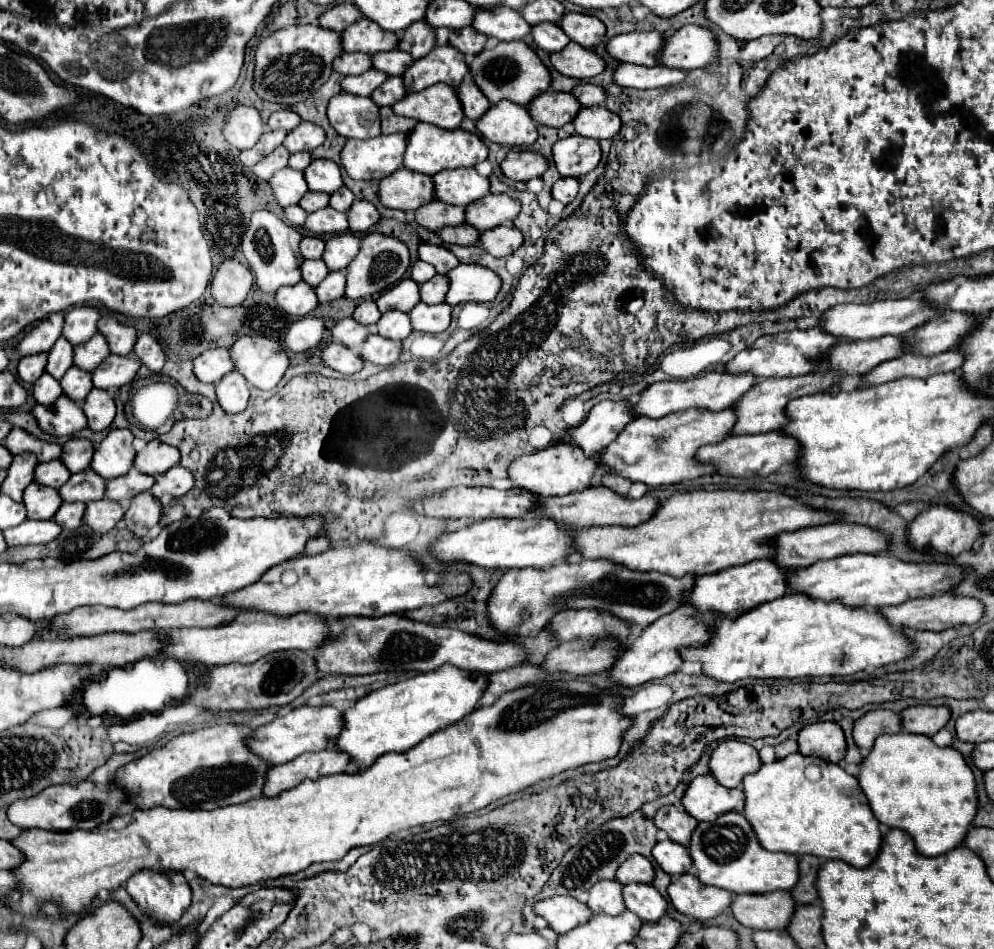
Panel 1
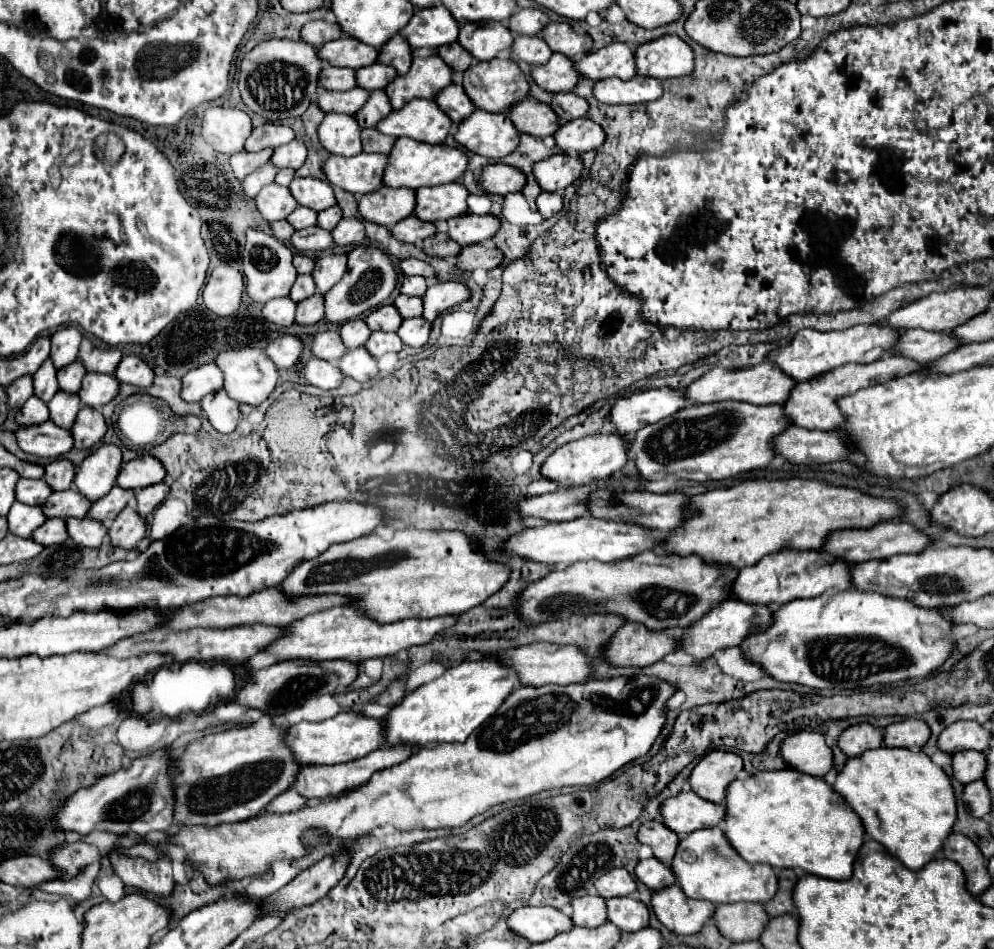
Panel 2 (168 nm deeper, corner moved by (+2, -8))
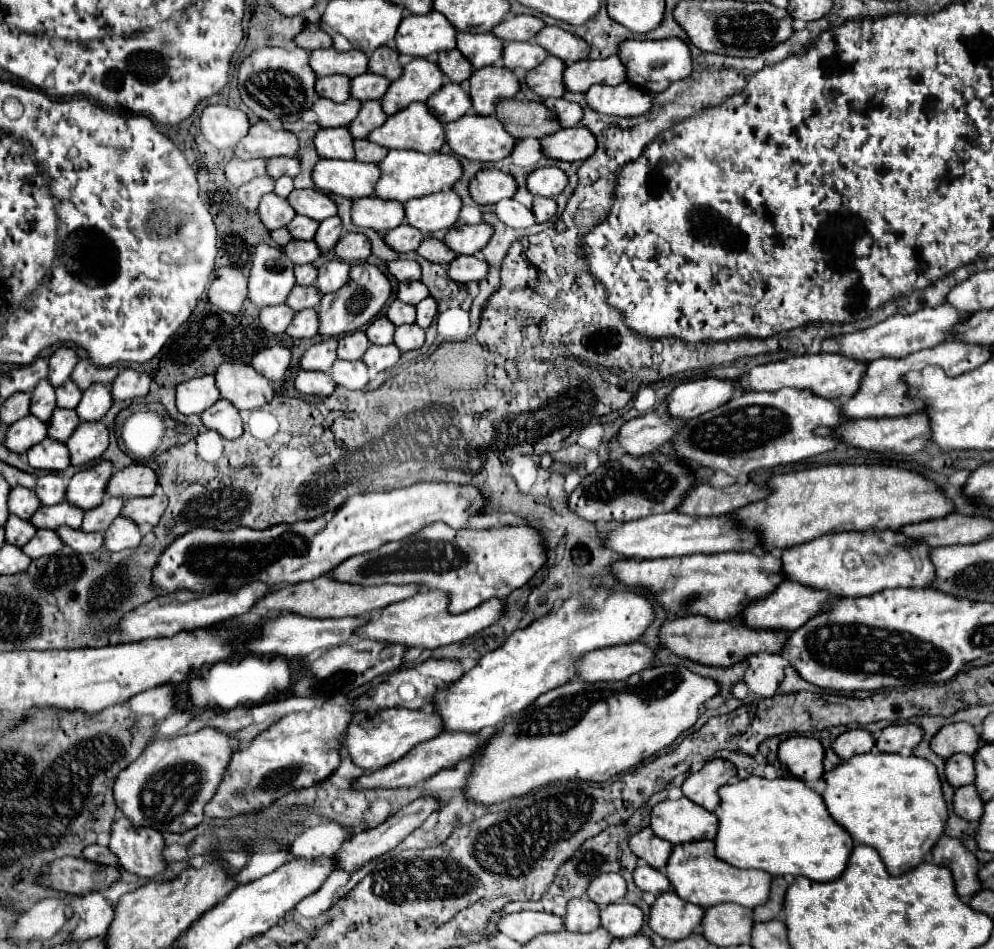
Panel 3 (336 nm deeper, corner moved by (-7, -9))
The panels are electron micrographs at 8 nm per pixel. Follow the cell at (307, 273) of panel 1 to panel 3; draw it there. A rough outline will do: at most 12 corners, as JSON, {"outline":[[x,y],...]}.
{"outline":[[295,285],[287,297],[293,311],[317,307],[321,293],[315,285]]}

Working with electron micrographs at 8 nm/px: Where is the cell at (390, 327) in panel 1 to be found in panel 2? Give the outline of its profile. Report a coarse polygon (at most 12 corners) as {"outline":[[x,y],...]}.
{"outline":[[374,332],[364,348],[380,358],[400,352],[402,340],[394,332]]}

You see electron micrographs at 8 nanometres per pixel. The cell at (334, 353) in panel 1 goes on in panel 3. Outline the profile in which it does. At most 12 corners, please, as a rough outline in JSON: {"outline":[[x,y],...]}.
{"outline":[[299,371],[299,393],[331,395],[335,381],[323,371]]}

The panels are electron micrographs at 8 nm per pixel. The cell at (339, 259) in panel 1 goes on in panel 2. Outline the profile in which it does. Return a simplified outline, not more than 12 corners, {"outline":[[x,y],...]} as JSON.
{"outline":[[346,254],[316,260],[314,282],[326,294],[346,272]]}

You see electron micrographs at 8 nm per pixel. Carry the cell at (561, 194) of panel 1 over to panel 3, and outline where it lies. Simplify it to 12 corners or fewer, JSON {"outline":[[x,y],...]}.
{"outline":[[535,197],[533,213],[539,223],[557,213],[555,199]]}

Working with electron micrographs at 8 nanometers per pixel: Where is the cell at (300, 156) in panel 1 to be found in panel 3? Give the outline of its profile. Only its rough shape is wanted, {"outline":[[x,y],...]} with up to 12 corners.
{"outline":[[283,175],[275,181],[275,193],[287,197],[293,177]]}

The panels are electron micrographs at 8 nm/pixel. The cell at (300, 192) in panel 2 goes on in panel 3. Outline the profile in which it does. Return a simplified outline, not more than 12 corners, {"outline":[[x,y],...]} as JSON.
{"outline":[[295,189],[287,199],[299,215],[317,221],[337,215],[319,189]]}

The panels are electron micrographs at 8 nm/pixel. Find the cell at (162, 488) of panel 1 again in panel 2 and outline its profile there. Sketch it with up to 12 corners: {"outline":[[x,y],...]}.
{"outline":[[164,482],[136,492],[138,514],[146,518],[166,498]]}

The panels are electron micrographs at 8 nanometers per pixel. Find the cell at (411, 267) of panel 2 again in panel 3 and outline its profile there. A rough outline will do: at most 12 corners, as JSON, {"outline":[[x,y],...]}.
{"outline":[[391,261],[389,273],[399,281],[419,281],[417,261]]}

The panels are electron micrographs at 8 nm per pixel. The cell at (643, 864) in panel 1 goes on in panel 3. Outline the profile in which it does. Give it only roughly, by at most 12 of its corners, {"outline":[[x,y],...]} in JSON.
{"outline":[[619,873],[593,879],[587,895],[601,907],[619,903],[627,883]]}

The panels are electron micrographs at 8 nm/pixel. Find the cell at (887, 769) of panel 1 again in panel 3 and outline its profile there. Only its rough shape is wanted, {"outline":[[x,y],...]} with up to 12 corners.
{"outline":[[871,751],[823,799],[891,875],[923,863],[949,811],[937,767]]}

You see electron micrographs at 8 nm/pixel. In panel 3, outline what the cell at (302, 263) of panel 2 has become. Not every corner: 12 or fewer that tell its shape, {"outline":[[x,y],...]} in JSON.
{"outline":[[297,265],[299,285],[313,285],[317,269],[313,265]]}

